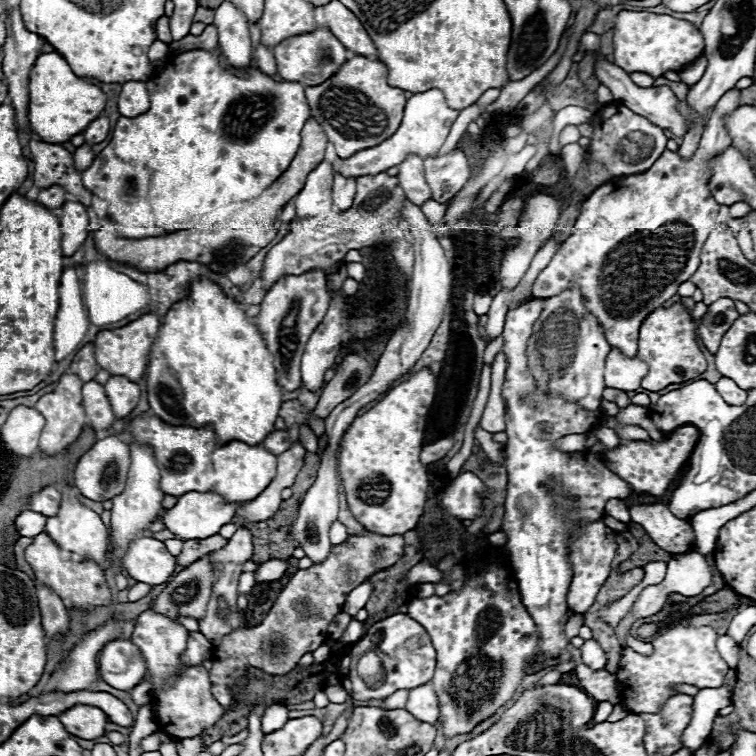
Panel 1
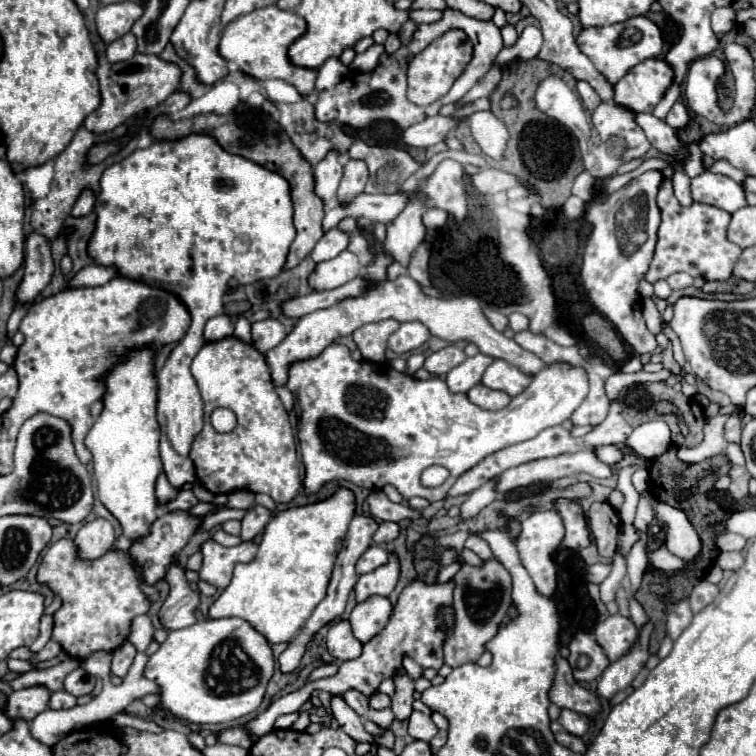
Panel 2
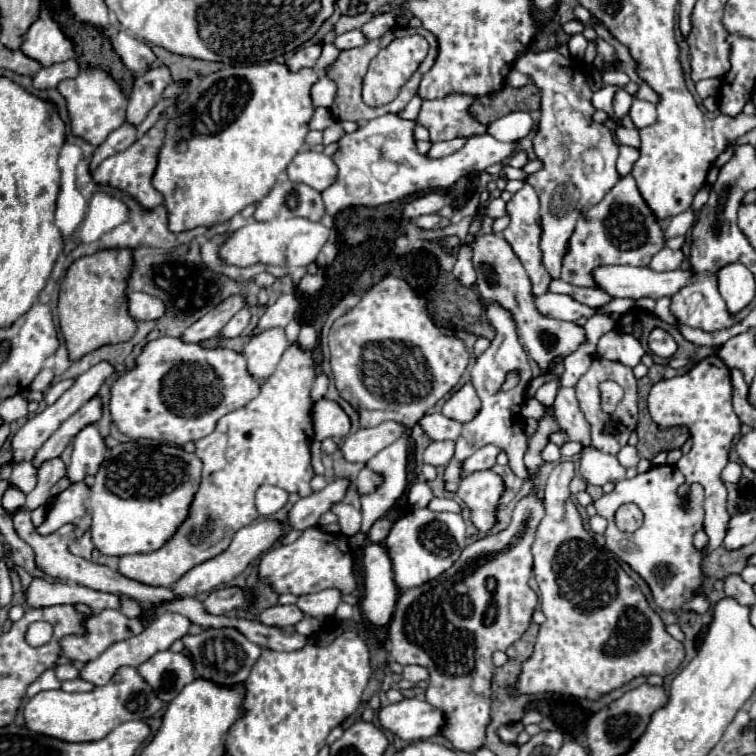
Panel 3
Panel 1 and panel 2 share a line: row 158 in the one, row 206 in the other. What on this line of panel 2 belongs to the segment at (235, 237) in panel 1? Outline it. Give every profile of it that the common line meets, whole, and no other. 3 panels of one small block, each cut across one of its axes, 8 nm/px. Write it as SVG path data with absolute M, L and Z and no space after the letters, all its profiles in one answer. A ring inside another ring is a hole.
M242 102L242 104L238 104L238 108L232 114L226 114L226 116L218 116L218 114L192 116L188 122L172 122L166 116L160 116L154 120L150 134L152 134L154 142L180 140L180 138L186 138L188 134L208 134L208 136L214 136L214 140L226 152L248 158L254 164L258 164L266 170L278 172L282 178L286 178L290 184L290 196L292 196L292 204L294 204L294 228L296 228L296 238L290 246L286 266L284 266L286 270L298 266L312 252L316 242L324 236L324 232L322 232L324 206L322 206L322 200L314 194L312 166L300 156L300 152L294 148L294 144L284 138L284 130L274 120L270 120L270 116L264 110L252 108Z

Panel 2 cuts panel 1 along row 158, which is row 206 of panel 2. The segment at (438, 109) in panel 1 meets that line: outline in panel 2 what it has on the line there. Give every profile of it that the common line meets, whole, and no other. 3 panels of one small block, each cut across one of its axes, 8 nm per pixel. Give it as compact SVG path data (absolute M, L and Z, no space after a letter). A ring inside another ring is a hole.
M412 192L406 194L360 194L350 204L338 204L332 210L326 210L322 228L328 232L344 218L356 218L364 222L392 222L404 208L406 200L412 196Z

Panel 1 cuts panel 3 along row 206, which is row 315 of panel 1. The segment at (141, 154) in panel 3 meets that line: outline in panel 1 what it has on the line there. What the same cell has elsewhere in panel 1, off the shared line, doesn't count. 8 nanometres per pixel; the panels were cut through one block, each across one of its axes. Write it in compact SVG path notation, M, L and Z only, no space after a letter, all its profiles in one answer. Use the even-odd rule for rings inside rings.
M144 314L138 320L122 326L122 328L98 332L98 336L94 340L96 362L100 364L102 370L110 372L110 376L124 376L128 380L138 382L146 370L146 360L148 360L152 342L156 340L158 326L160 326L160 320L156 318L156 314Z

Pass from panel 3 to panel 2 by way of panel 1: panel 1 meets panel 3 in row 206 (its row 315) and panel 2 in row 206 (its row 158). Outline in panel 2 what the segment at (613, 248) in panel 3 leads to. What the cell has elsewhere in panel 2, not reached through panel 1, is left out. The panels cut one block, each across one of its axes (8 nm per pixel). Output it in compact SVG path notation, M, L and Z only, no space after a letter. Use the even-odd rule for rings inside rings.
M662 180L656 204L662 214L662 222L658 228L658 242L654 250L652 264L644 278L654 284L658 280L666 280L674 272L686 272L690 276L700 276L704 280L728 280L732 276L734 264L738 256L742 254L742 248L738 244L732 244L726 238L726 228L730 224L730 214L708 206L694 202L692 206L680 206L680 202L674 196L672 182Z

